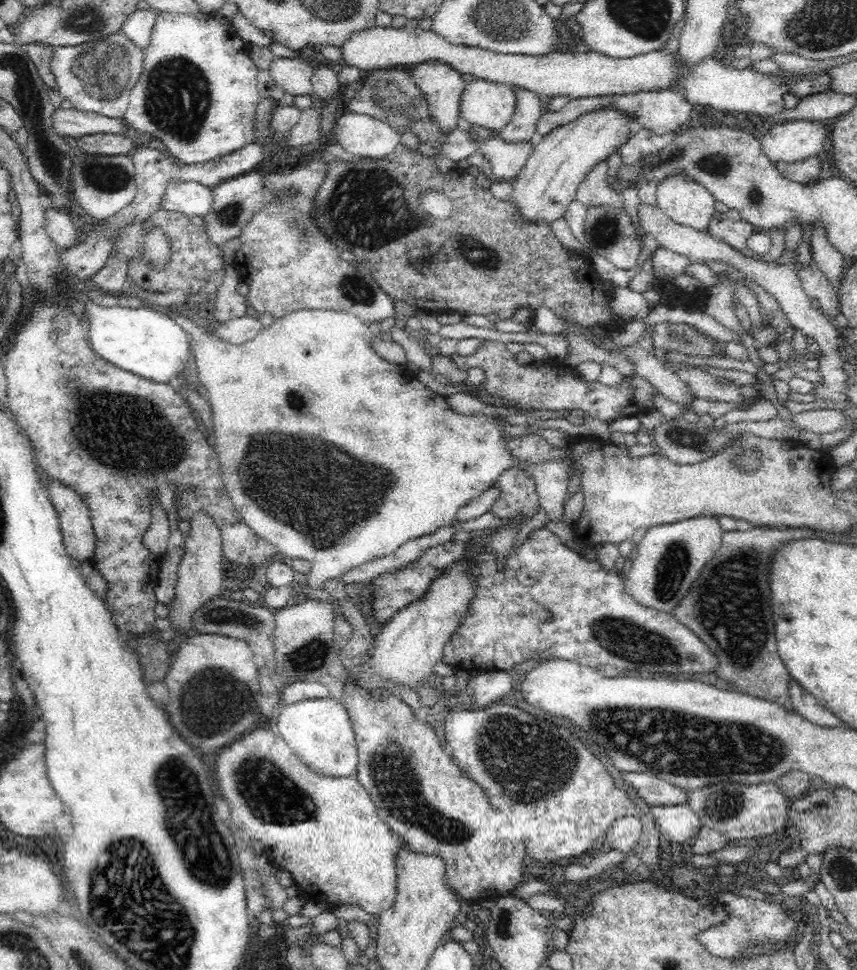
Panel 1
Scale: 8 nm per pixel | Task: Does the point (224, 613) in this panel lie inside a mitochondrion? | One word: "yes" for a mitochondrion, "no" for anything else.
yes

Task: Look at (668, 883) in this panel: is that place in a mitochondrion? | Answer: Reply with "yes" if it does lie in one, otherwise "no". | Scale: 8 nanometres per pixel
no

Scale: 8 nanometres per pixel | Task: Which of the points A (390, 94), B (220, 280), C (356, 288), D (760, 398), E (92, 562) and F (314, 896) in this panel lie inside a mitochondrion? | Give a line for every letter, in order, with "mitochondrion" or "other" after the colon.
A: mitochondrion
B: other
C: mitochondrion
D: other
E: other
F: other

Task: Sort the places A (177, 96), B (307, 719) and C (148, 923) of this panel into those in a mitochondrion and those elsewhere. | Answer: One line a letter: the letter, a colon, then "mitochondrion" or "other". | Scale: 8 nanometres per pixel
A: mitochondrion
B: other
C: mitochondrion

